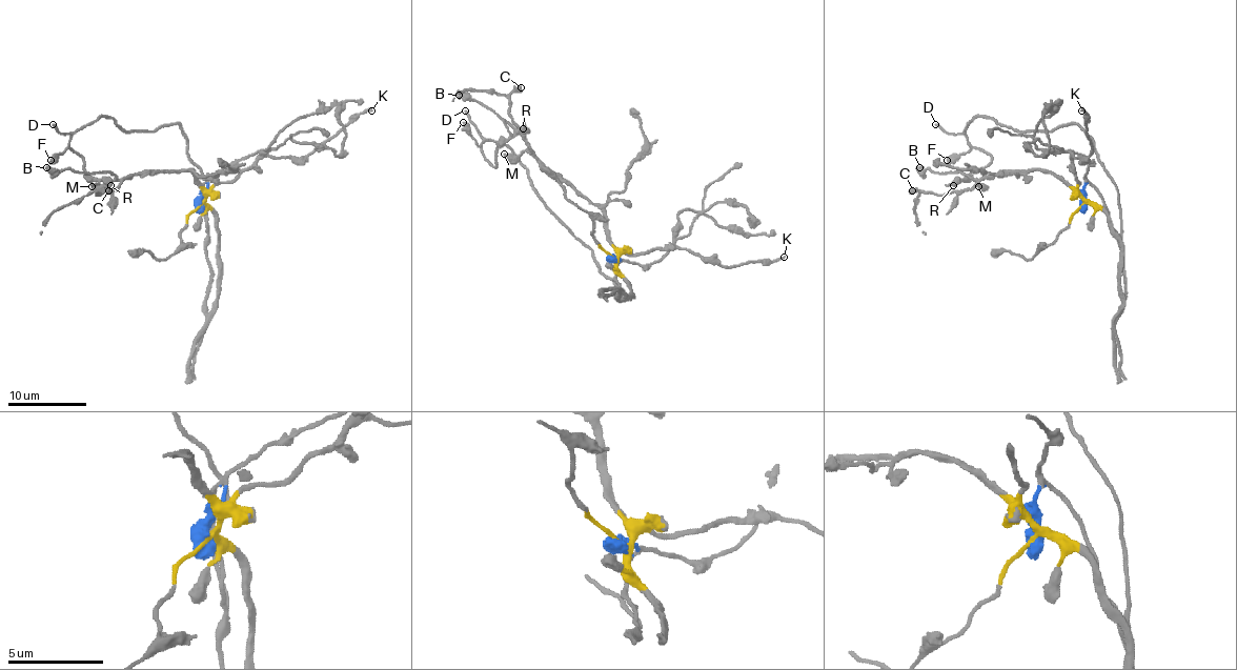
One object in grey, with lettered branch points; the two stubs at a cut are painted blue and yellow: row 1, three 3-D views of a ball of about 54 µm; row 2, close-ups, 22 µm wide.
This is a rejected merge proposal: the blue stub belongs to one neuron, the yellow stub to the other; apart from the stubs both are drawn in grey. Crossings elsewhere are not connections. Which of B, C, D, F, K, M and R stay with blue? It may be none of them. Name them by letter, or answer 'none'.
D, F, R

